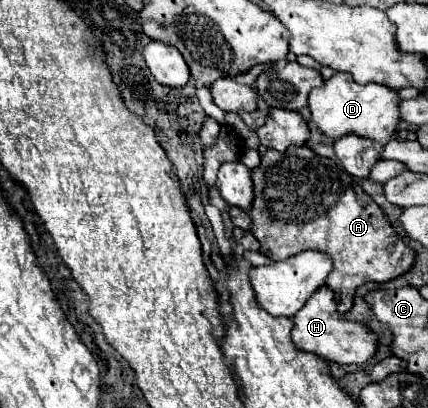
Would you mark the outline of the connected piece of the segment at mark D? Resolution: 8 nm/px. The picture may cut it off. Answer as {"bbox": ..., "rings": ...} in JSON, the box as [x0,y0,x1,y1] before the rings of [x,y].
{"bbox":[309,73,399,143],"rings":[[[335,73],[321,89],[313,89],[309,95],[309,109],[313,115],[313,123],[319,131],[331,139],[339,139],[343,135],[355,133],[359,137],[367,137],[379,143],[389,143],[395,137],[399,117],[399,95],[397,91],[377,85],[377,83],[355,83],[345,73]]]}

